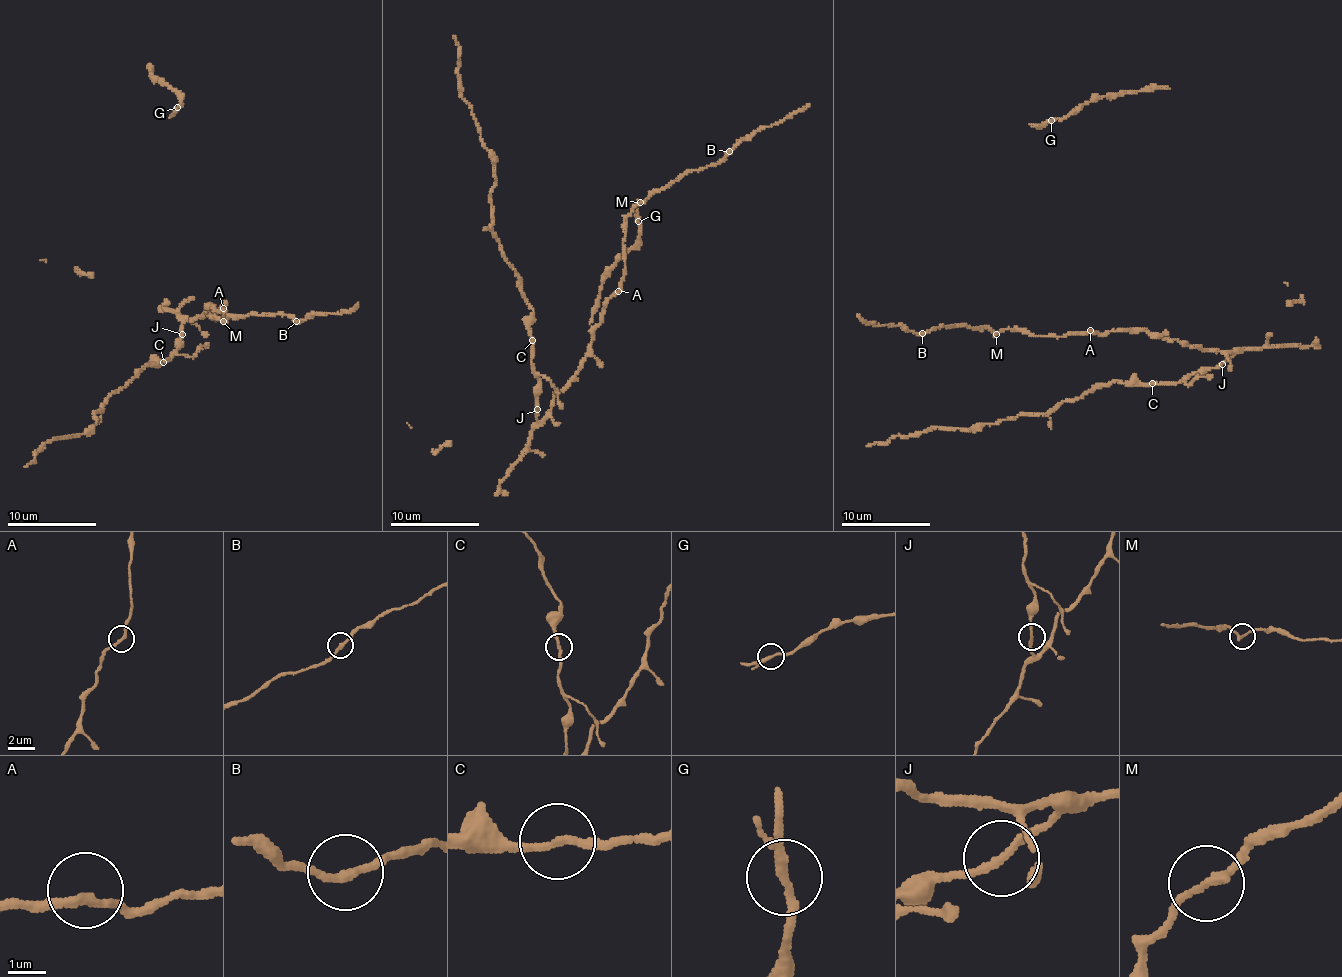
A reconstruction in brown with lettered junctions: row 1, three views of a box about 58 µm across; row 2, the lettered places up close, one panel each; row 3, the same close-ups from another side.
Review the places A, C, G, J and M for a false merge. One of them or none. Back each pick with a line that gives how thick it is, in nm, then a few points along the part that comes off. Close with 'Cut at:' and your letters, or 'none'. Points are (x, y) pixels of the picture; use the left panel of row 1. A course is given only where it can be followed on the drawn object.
Cut at: none

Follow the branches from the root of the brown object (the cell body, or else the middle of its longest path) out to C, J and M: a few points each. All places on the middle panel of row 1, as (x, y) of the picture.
C: (578, 369), (575, 378), (554, 399), (551, 410), (540, 421), (535, 411), (539, 381), (531, 366), (531, 340)
J: (578, 369), (575, 378), (554, 399), (551, 410), (540, 421), (537, 409)
M: (578, 369), (604, 304), (619, 289), (626, 216), (640, 203)

